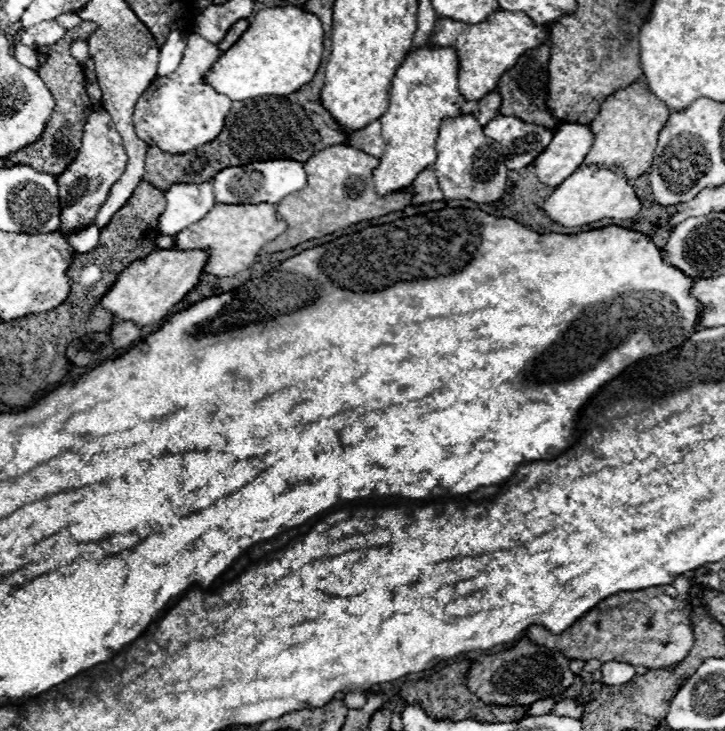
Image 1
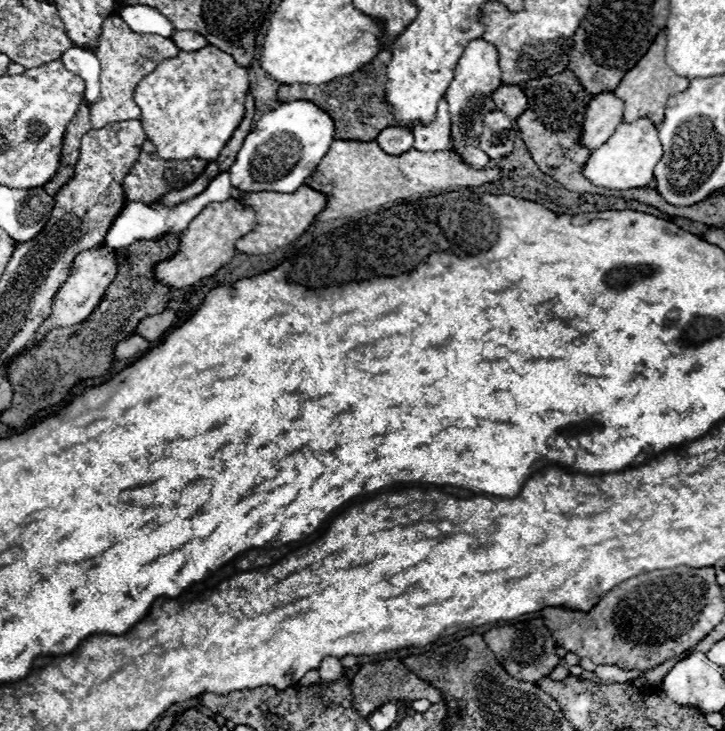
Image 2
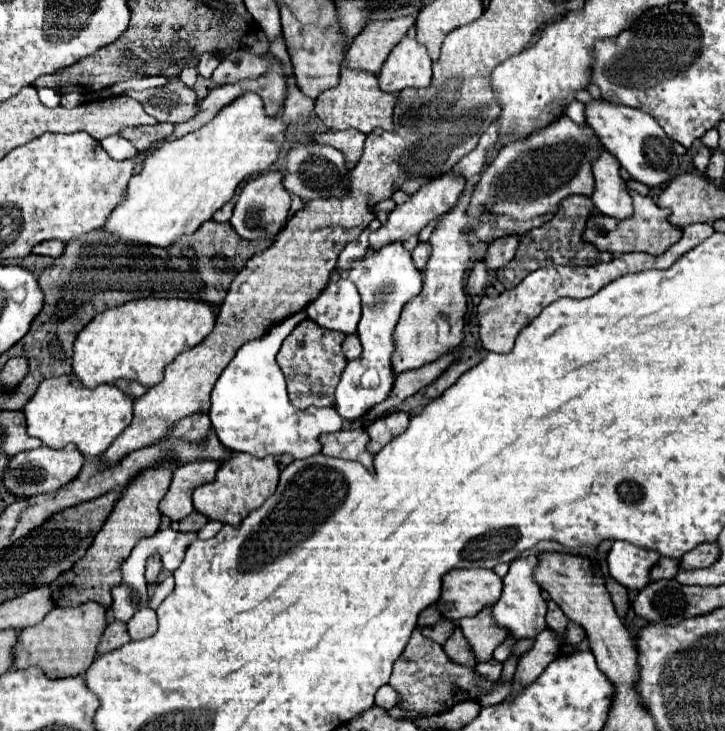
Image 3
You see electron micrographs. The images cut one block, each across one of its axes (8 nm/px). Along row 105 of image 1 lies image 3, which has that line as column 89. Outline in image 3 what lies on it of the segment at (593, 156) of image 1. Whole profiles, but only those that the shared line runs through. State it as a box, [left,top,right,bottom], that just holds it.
[14,602,106,680]

